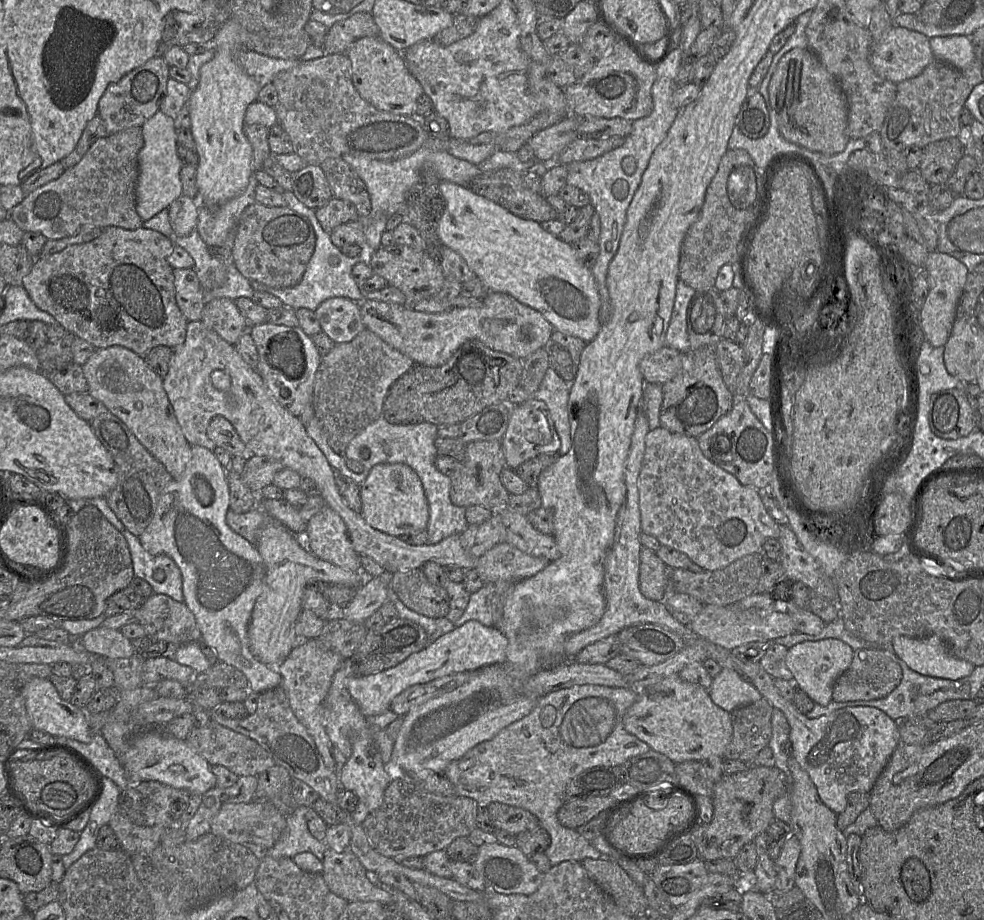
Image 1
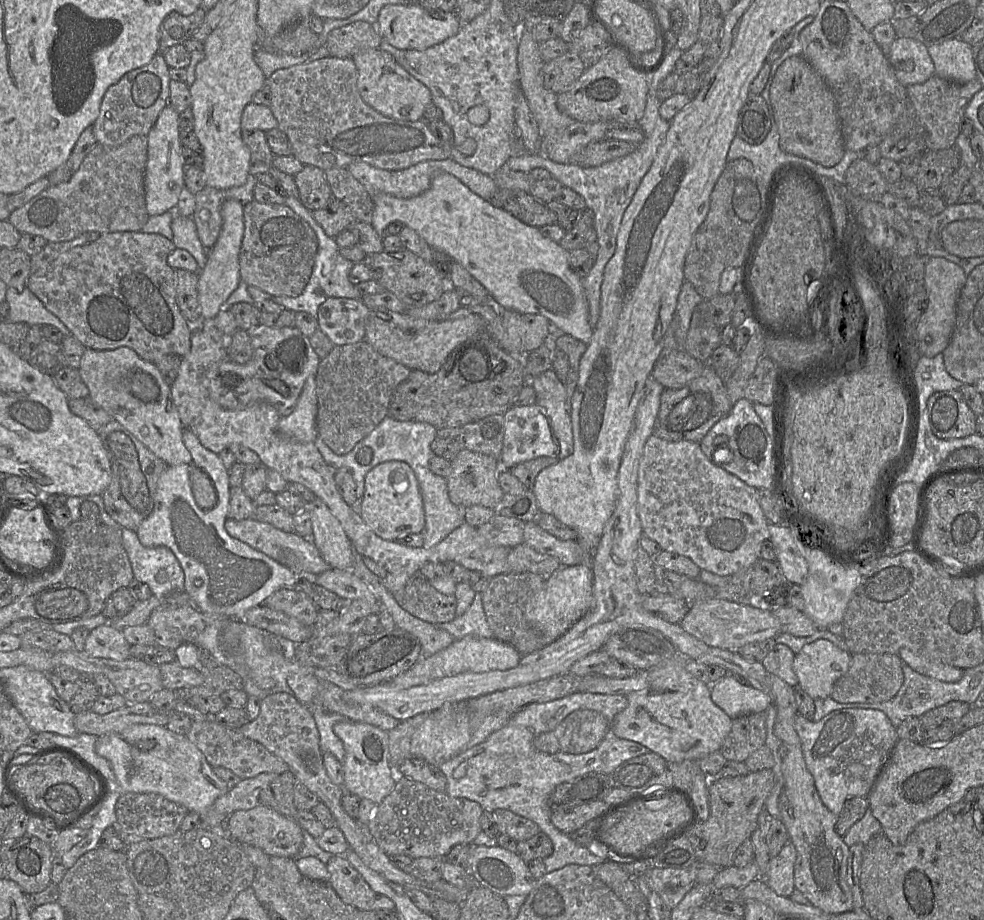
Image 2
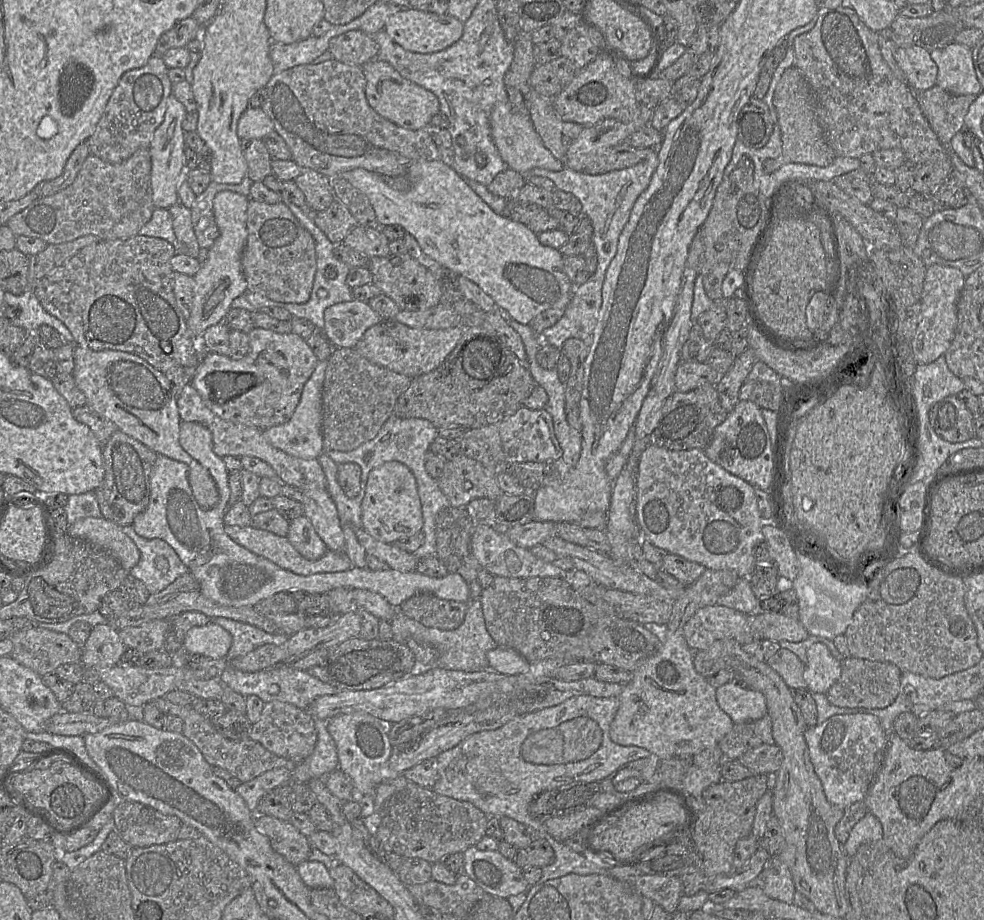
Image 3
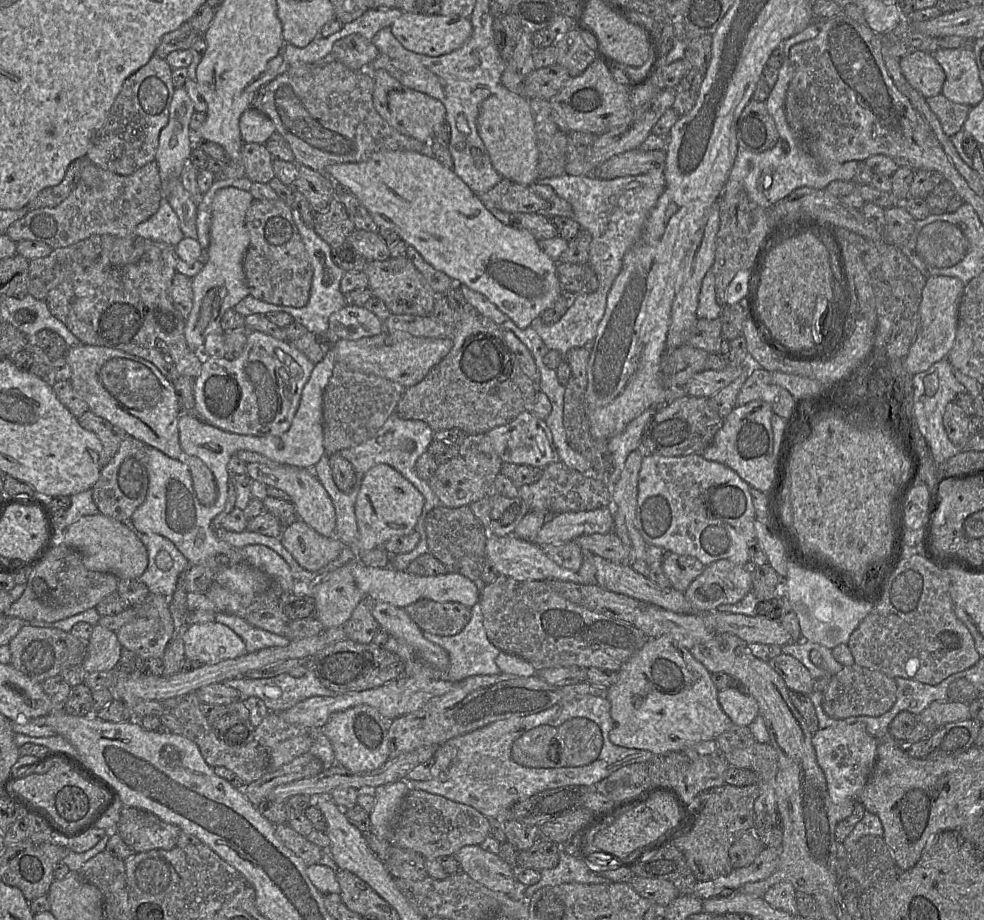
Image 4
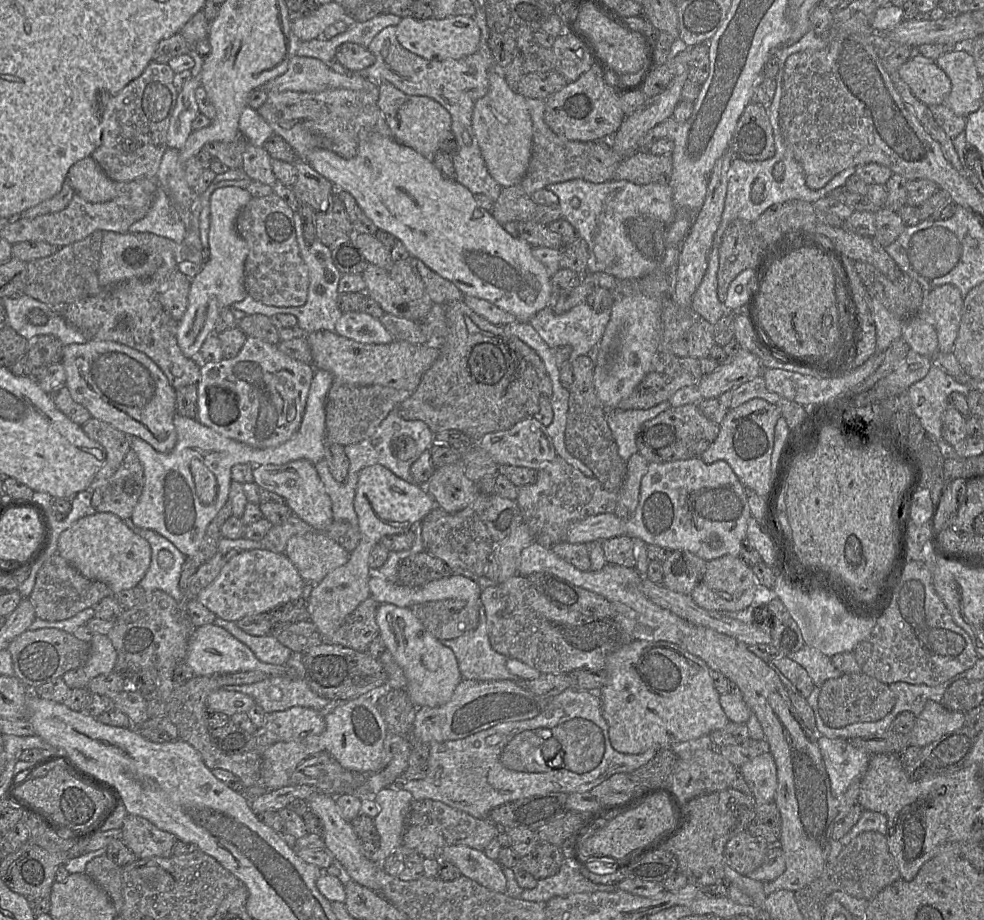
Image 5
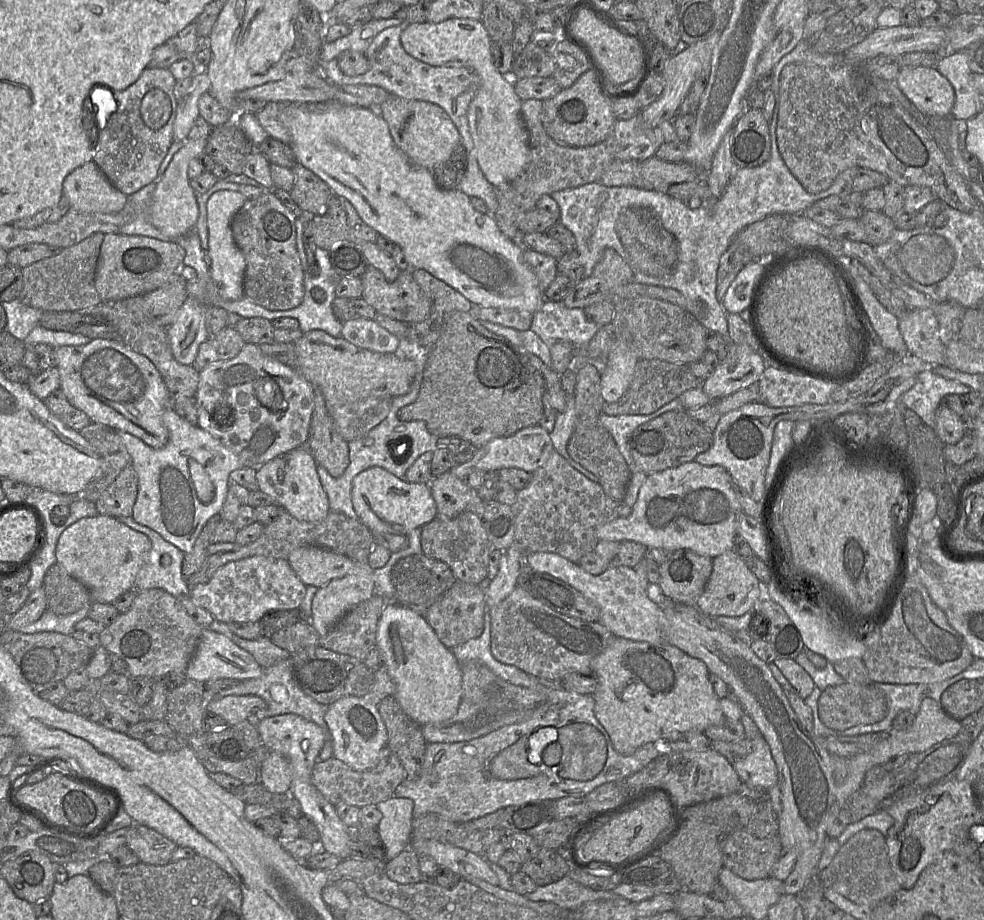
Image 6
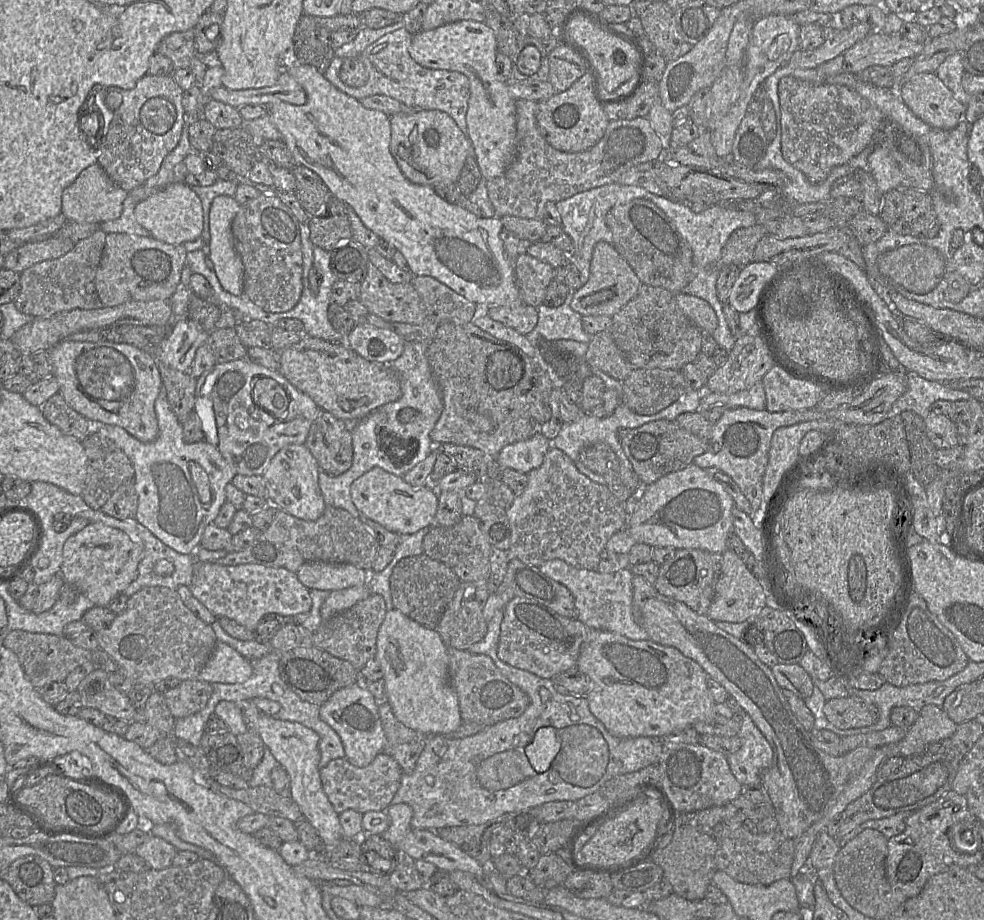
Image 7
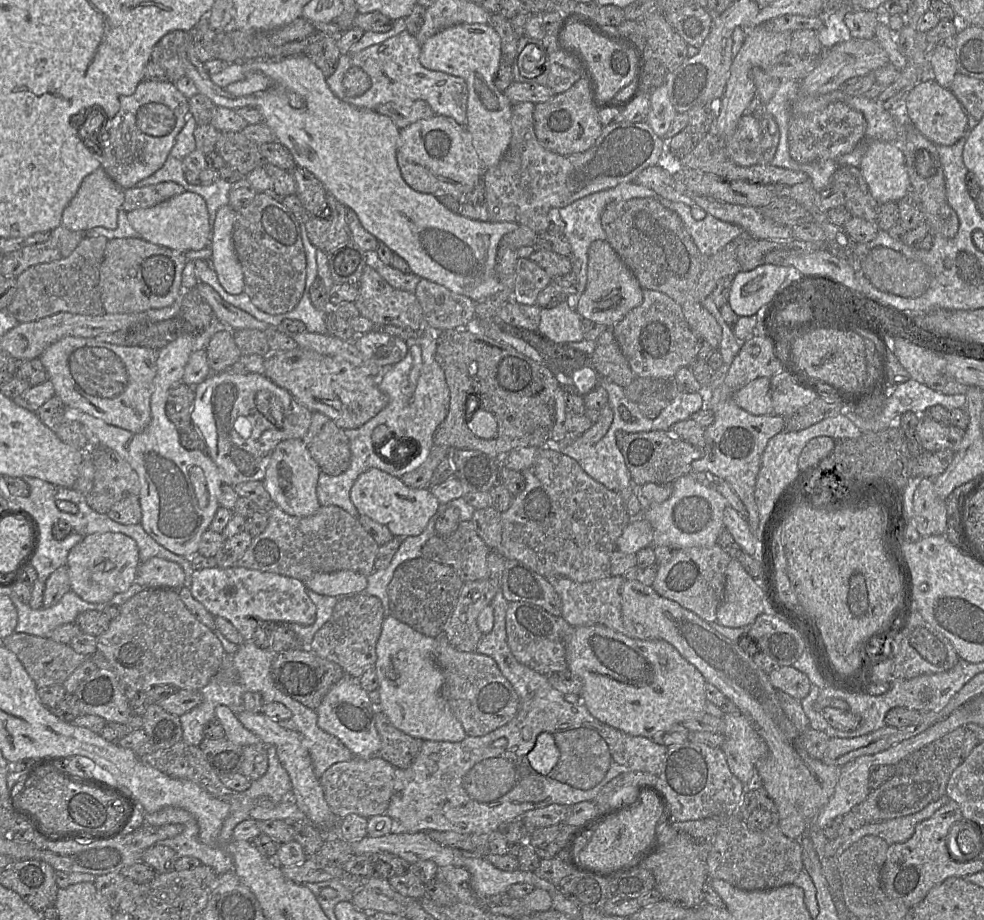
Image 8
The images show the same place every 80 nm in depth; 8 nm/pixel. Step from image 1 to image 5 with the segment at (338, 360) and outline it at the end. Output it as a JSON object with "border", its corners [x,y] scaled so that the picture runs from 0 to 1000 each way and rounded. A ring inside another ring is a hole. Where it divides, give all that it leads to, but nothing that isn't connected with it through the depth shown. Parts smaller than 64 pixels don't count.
{"border":[[[339,413],[330,438],[331,477],[353,485],[376,475],[396,447],[410,435],[411,429],[392,420],[365,420]]]}

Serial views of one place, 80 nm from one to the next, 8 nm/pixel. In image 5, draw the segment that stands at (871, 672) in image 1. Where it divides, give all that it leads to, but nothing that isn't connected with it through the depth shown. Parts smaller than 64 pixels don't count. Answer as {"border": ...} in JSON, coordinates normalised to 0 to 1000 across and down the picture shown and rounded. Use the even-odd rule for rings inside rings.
{"border":[[[875,730],[856,733],[841,738],[833,749],[831,771],[836,785],[843,791],[858,791],[868,786],[890,785],[905,774],[910,755],[903,745]]]}

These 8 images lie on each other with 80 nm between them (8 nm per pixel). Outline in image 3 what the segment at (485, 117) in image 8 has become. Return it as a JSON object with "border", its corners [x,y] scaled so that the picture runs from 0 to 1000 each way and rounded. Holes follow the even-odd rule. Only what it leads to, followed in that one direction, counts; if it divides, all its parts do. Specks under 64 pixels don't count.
{"border":[[[420,9],[408,10],[392,23],[390,29],[390,34],[409,52],[429,59],[442,58],[457,51],[470,40],[471,32],[472,25],[460,17]],[[510,110],[501,117],[498,134],[501,153],[516,183],[532,190],[544,183],[559,186],[573,183],[572,176],[565,173],[554,160],[536,121],[526,121],[517,110]]]}

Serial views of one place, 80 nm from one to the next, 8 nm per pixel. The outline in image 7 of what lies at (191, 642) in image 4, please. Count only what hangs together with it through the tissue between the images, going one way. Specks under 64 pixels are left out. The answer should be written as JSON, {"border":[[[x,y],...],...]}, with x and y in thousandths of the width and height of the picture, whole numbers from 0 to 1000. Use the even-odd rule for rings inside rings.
{"border":[[[221,696],[215,713],[200,739],[216,742],[247,742],[256,735],[255,718],[230,699]]]}

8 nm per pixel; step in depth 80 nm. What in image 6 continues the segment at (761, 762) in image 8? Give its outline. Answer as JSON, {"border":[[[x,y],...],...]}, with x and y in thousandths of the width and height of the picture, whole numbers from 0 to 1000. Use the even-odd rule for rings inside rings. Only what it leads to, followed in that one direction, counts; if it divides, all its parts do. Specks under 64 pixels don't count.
{"border":[[[655,607],[646,614],[644,620],[652,638],[657,640],[659,649],[674,664],[674,691],[677,698],[690,704],[698,712],[714,718],[722,732],[731,735],[741,746],[741,757],[744,757],[752,765],[756,775],[764,779],[783,811],[790,834],[791,849],[779,860],[778,866],[784,871],[791,888],[791,909],[795,921],[808,923],[811,928],[805,948],[796,958],[798,971],[809,973],[829,951],[831,937],[838,922],[839,913],[842,911],[840,908],[841,899],[848,893],[854,882],[861,876],[864,868],[875,858],[879,842],[884,835],[898,833],[907,825],[918,820],[941,816],[958,804],[974,799],[977,795],[977,784],[962,776],[956,764],[942,758],[937,762],[935,773],[931,776],[927,789],[918,795],[905,793],[885,815],[863,823],[860,847],[857,851],[851,852],[847,841],[847,821],[837,811],[837,803],[831,803],[826,799],[826,796],[819,793],[799,758],[796,747],[786,735],[780,722],[766,710],[762,701],[731,679],[725,671],[712,666],[707,659],[686,655],[671,643],[668,636],[661,635],[657,624]]]}

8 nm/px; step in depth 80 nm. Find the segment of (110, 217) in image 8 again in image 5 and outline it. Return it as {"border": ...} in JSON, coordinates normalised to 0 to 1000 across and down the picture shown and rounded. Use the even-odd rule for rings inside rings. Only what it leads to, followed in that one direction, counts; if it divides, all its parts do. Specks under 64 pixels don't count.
{"border":[[[92,171],[77,176],[70,184],[67,195],[75,209],[89,220],[105,221],[118,214],[117,198]]]}

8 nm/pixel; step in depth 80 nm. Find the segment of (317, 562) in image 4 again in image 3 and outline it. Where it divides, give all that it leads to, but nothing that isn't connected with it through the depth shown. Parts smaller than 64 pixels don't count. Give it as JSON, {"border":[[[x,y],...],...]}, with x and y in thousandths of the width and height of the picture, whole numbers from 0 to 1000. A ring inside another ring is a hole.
{"border":[[[309,559],[295,566],[291,584],[295,591],[313,609],[322,609],[333,599],[331,591]]]}

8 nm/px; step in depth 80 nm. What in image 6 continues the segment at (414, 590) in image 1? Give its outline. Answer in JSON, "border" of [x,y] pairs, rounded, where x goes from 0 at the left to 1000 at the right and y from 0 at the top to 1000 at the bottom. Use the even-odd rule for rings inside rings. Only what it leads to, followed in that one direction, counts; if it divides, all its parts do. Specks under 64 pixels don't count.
{"border":[[[464,630],[431,667],[432,674],[456,705],[487,692],[492,685],[494,646],[486,636]]]}

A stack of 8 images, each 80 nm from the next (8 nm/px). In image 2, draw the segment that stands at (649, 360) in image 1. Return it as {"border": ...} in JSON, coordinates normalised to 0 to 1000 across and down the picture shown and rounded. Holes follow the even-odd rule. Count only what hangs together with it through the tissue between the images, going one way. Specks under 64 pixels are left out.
{"border":[[[688,379],[669,390],[662,409],[676,422],[689,423],[712,408],[716,396]]]}

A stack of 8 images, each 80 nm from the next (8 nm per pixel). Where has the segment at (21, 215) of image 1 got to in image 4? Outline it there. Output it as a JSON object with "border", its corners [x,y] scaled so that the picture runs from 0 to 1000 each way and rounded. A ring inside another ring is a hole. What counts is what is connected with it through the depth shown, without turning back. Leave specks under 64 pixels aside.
{"border":[[[152,176],[128,191],[102,183],[101,189],[104,199],[100,204],[90,204],[81,196],[62,222],[29,229],[13,241],[5,254],[15,264],[23,261],[43,262],[54,271],[71,267],[93,255],[110,254],[122,259],[137,255],[138,247],[161,229],[166,215],[160,176]]]}

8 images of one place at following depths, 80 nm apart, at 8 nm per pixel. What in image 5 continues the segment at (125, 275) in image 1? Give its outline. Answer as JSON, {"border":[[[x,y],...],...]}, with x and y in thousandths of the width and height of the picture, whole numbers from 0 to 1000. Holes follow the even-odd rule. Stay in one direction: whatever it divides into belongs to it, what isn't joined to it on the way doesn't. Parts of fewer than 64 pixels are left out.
{"border":[[[175,282],[174,286],[166,286],[151,302],[135,302],[119,310],[105,313],[97,322],[55,334],[54,336],[89,370],[119,372],[147,385],[162,399],[177,424],[197,418],[200,417],[203,411],[203,398],[209,393],[200,393],[186,386],[180,373],[181,349],[167,337],[162,326],[178,293],[180,293],[180,285]]]}

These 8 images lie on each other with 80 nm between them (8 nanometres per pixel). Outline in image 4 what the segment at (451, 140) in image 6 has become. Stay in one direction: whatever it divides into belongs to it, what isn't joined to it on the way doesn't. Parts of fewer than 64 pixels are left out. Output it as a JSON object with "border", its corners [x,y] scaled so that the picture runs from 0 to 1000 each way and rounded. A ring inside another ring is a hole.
{"border":[[[391,76],[377,77],[380,87],[379,113],[384,124],[401,141],[432,157],[437,157],[441,146],[453,132],[453,118],[444,108],[410,93]]]}

